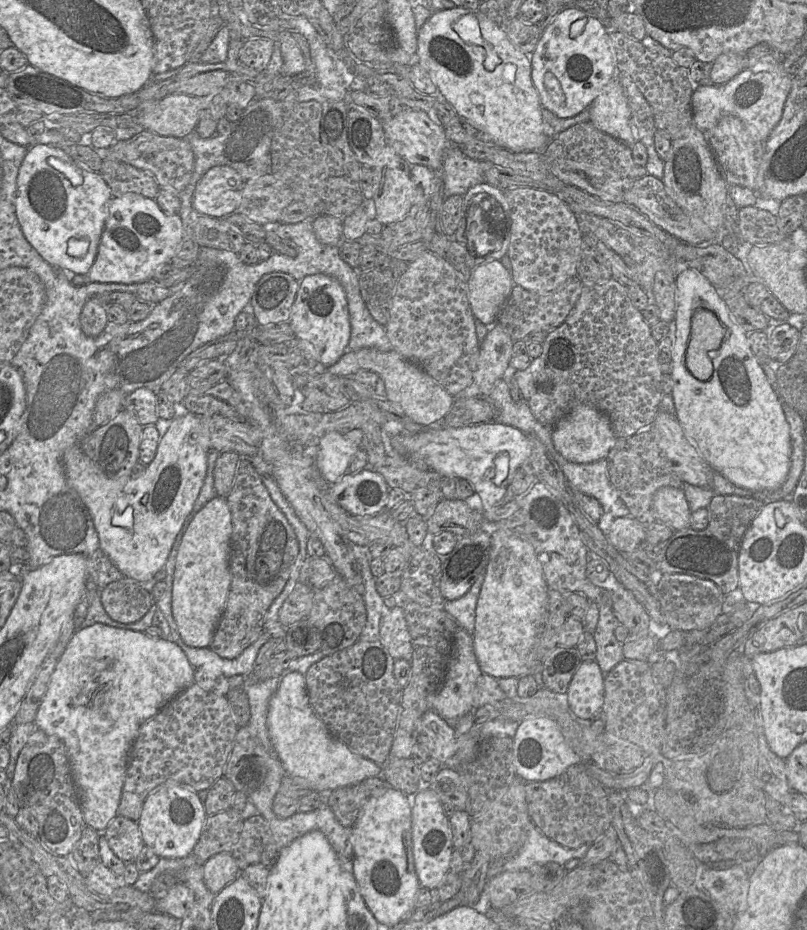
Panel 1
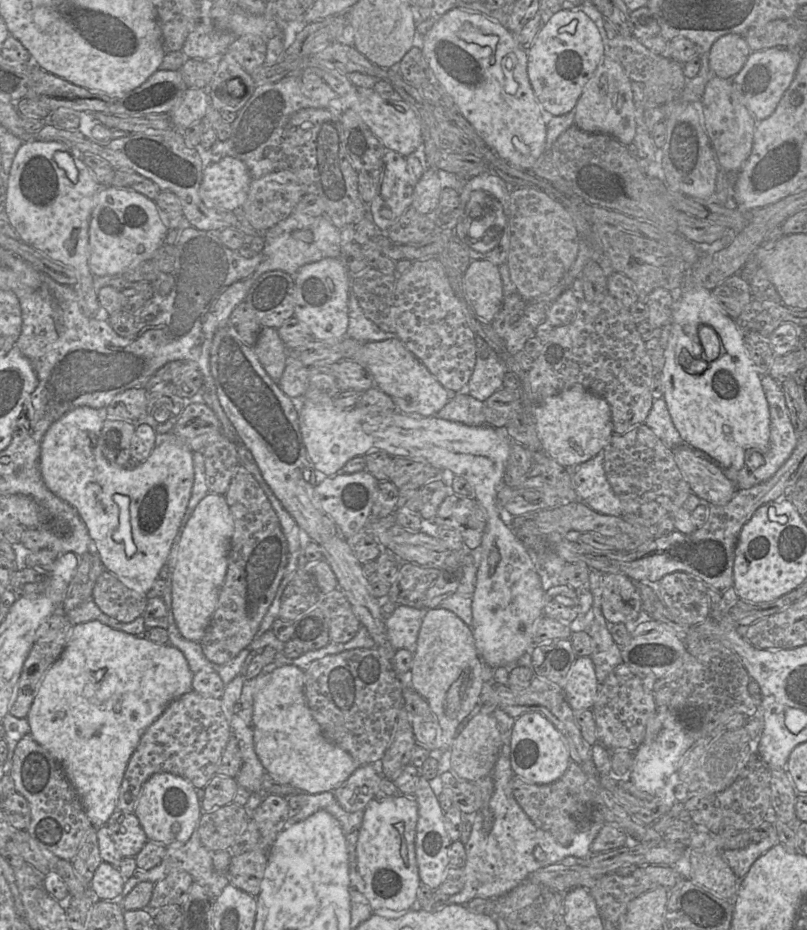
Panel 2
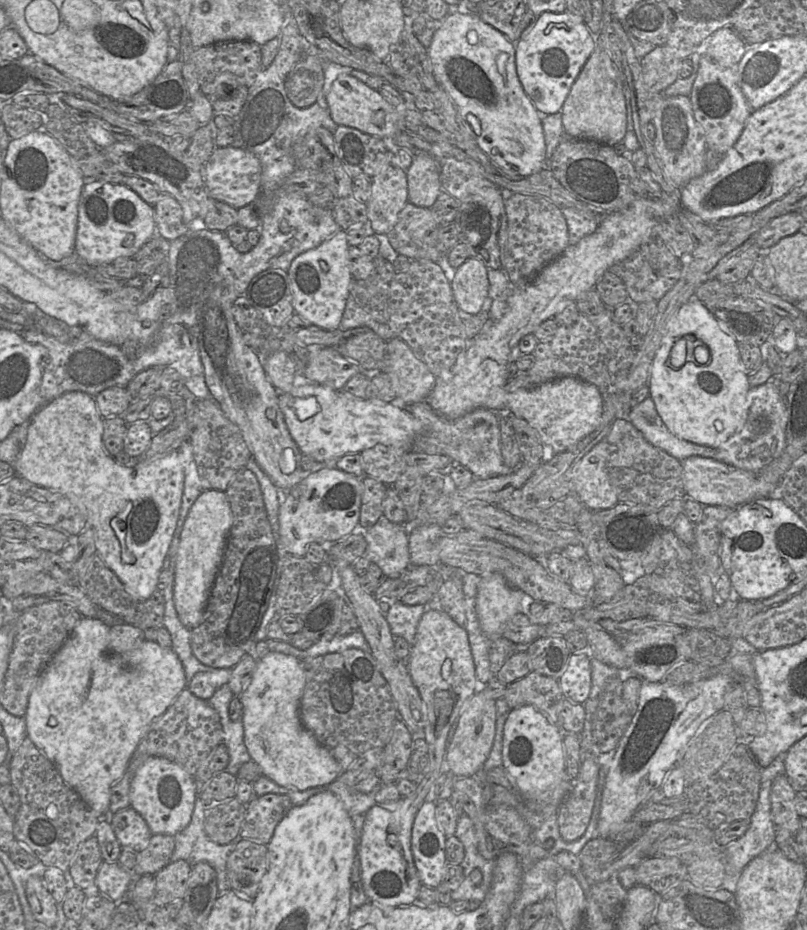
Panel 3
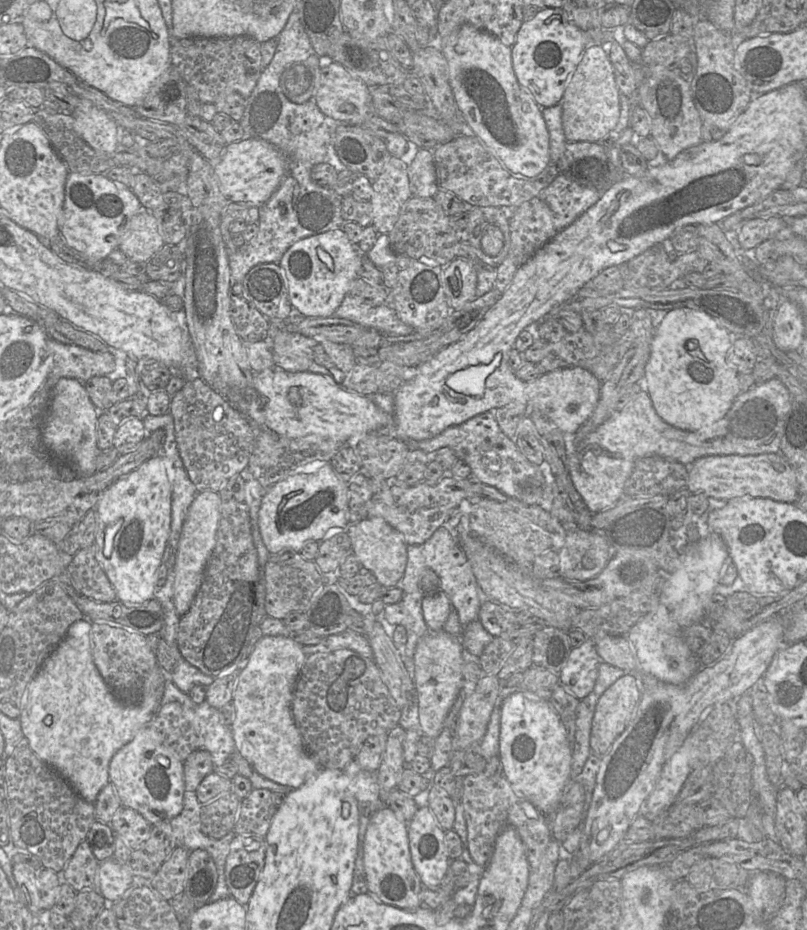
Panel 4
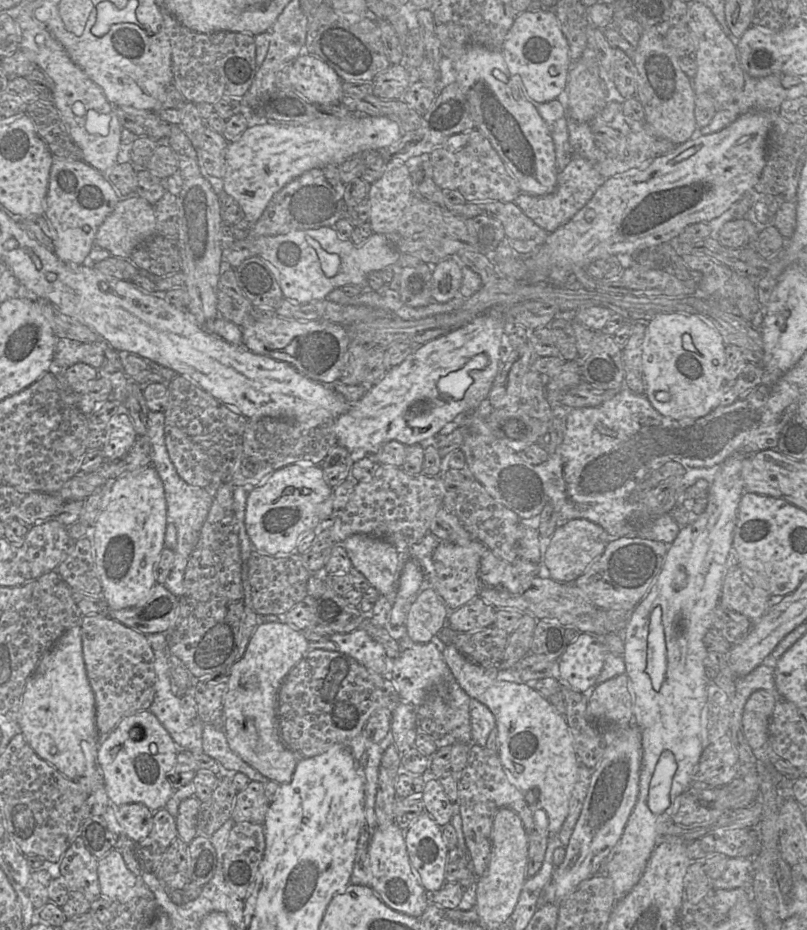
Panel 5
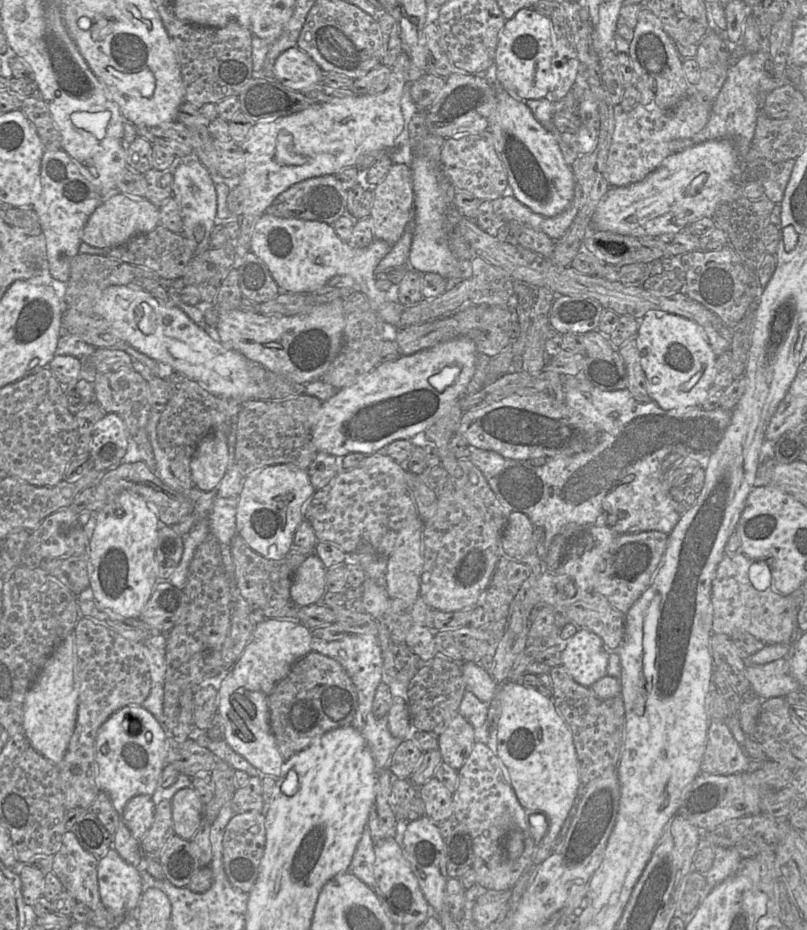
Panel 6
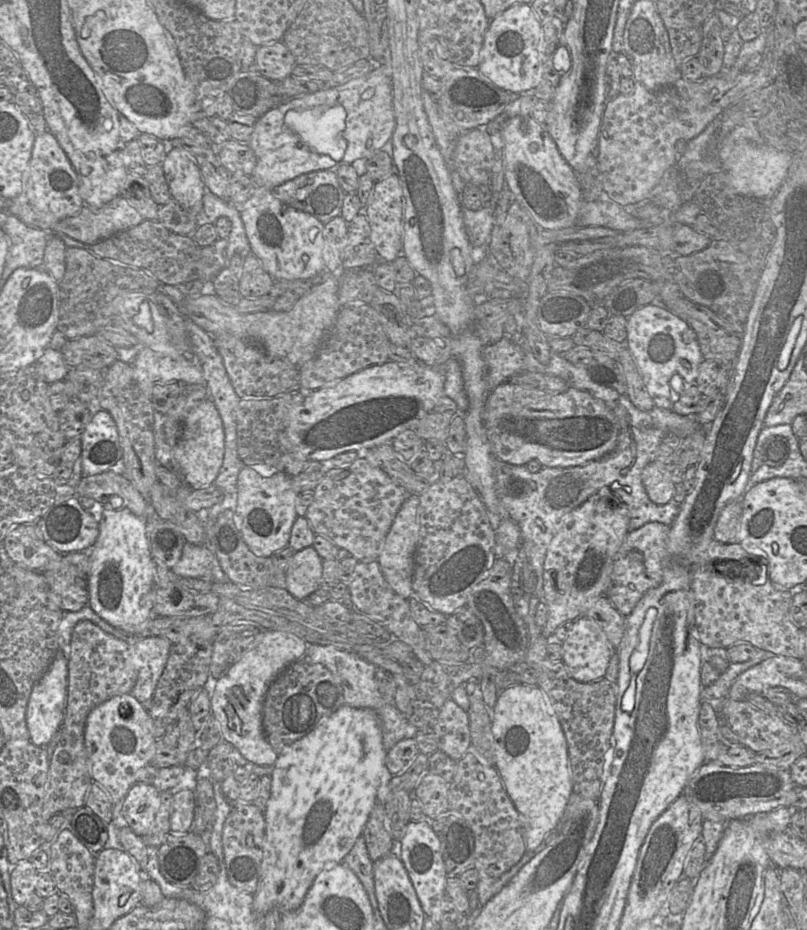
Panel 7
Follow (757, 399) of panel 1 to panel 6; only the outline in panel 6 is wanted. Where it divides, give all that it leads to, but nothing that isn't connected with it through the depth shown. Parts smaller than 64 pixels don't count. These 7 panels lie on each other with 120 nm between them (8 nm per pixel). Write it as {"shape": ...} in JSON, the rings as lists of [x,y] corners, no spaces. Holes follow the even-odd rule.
{"shape":[[[651,310],[639,322],[636,341],[652,401],[665,410],[702,403],[716,376],[717,356],[699,324],[676,314]]]}

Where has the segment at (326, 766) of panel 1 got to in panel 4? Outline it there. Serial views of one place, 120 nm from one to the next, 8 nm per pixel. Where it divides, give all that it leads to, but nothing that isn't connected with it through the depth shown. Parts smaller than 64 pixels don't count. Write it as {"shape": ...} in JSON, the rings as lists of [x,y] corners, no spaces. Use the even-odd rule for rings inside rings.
{"shape":[[[263,636],[256,643],[246,666],[239,673],[232,699],[235,718],[230,728],[236,749],[259,774],[278,784],[290,786],[294,789],[301,787],[309,777],[321,769],[306,752],[292,714],[293,691],[305,659],[302,645],[293,638]]]}

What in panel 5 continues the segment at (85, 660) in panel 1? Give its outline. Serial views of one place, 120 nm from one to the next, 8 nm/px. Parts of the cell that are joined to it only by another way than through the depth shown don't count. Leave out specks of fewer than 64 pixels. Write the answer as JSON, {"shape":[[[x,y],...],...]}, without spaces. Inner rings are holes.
{"shape":[[[80,625],[68,629],[41,658],[23,693],[19,726],[35,753],[70,780],[78,780],[98,757],[95,701],[82,651]]]}

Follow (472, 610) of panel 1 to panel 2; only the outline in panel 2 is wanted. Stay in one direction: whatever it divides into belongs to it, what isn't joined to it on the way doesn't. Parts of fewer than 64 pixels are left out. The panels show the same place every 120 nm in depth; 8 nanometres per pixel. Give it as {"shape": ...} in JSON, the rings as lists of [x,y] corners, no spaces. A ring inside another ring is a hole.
{"shape":[[[469,564],[465,567],[460,584],[451,596],[444,599],[440,608],[456,614],[468,627],[472,629],[472,603],[477,585],[478,565]]]}

